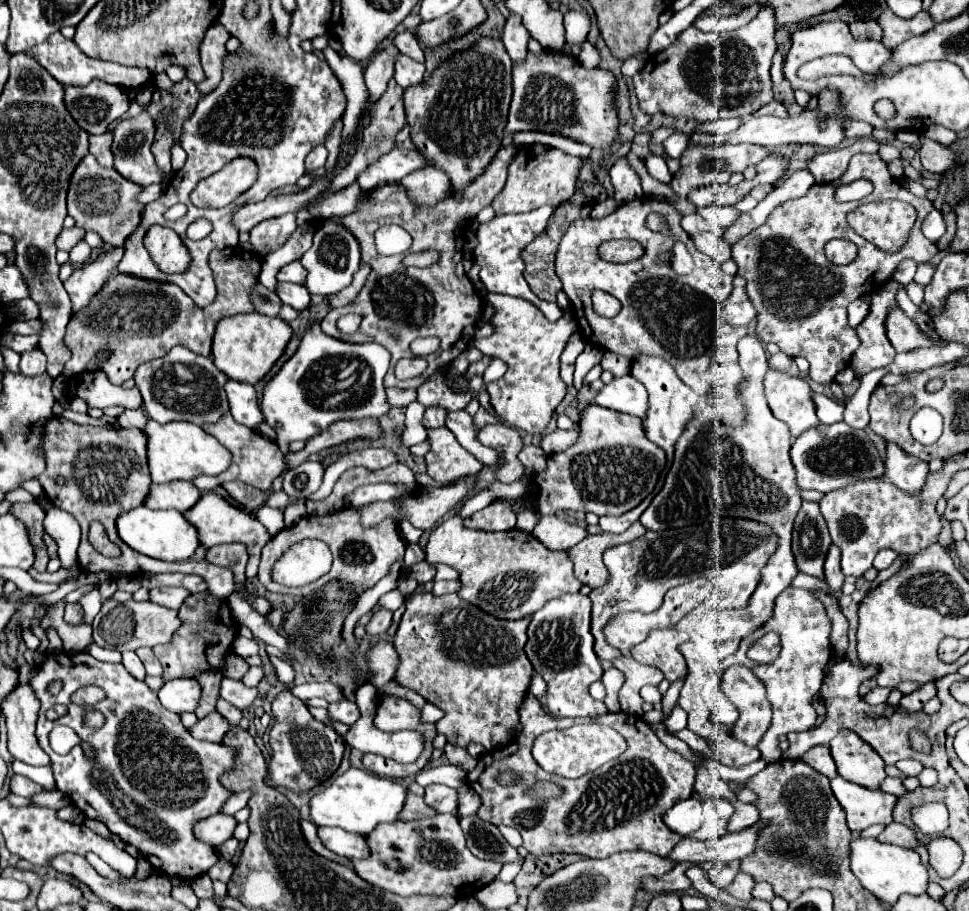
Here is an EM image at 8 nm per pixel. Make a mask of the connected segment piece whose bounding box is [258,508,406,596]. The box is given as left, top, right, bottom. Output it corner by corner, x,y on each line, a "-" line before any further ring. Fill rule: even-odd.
346,508
342,512
324,514
324,516
314,516
314,514
312,516
304,516
296,526
284,528
264,548
262,560
260,560
260,570
258,570
258,580
264,584
266,590
276,592
276,594
284,594
284,596
306,596
306,594
314,592
316,588
324,586
324,582
328,582
328,580
340,580
344,584
344,588
354,588
354,592
358,592
358,594
362,594
364,590
372,588
380,578
384,578
388,574
390,564
404,556
406,542
398,536
396,522
392,518
380,522
374,528
364,528
358,518
360,518
360,508
-
308,538
322,540
322,542
326,542
330,546
330,550
334,554
334,566
330,568
330,572
324,574
322,578
318,578
316,582
312,582
312,588
306,588
306,590
286,588
286,586
280,586
278,582
274,582
272,580
272,566
276,564
276,560
292,544
308,540
-
354,544
360,544
360,546
354,546

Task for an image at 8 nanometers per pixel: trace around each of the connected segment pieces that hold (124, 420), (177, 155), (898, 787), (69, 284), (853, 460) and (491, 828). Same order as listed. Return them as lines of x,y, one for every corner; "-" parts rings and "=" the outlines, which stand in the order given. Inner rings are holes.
138,408
138,410
124,410
124,414
118,416
118,424
126,426
126,428
132,428
132,426
144,428
146,422
148,422
148,416
146,416
146,412
142,408
=
176,144
176,146
172,148
172,170
178,172
178,170
184,166
184,162
186,162
186,152
182,150
180,144
=
886,776
880,784
880,790
888,792
888,794
894,794
894,796
902,796
904,794
904,788
902,788
902,780
900,778
890,778
=
122,248
102,252
90,264
74,270
74,274
64,282
64,286
70,294
70,300
72,300
72,314
86,308
90,304
90,300
102,290
104,282
108,280
108,276
114,272
116,264
120,262
122,252
124,252
=
836,422
830,426
820,424
820,428
812,428
804,432
792,444
790,456
796,466
800,488
812,488
822,494
846,488
856,480
872,480
884,476
884,462
874,442
868,438
866,444
866,432
854,430
846,422
=
468,816
460,820
460,826
466,834
466,846
474,856
482,860
496,860
502,864
524,864
524,858
516,852
514,846
508,844
508,840
500,834
500,830
494,824
488,824
478,816

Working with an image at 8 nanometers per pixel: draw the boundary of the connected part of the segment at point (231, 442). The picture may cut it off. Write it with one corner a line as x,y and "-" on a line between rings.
224,414
220,418
220,422
216,424
208,424
208,426
202,426
208,434
212,434
224,448
228,448
232,452
232,464
228,470
224,470
220,476
198,476
194,480
196,488
200,488
200,492
208,492
208,490
216,490
218,486
222,486
224,482
228,480
240,480
240,482
246,482
246,484
252,484
260,490
270,490
272,486
272,480
276,476
280,476
280,472
284,470
284,454
280,452
278,444
274,440
268,440
260,434
256,434
252,428
244,426
244,424
238,424
232,414

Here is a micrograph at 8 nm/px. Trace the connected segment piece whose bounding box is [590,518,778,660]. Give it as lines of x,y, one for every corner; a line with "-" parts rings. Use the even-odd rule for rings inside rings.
722,518
710,524
696,524
678,530
646,532
634,542
610,548
604,564
610,570
610,582
590,592
592,600
592,634
596,638
596,654
602,660
614,660
620,652
606,642
602,628
610,618
624,612
654,612
662,606
664,594
672,586
680,586
698,576
712,580
718,590
720,608
744,608
760,582
760,572
776,552
778,536
756,520

